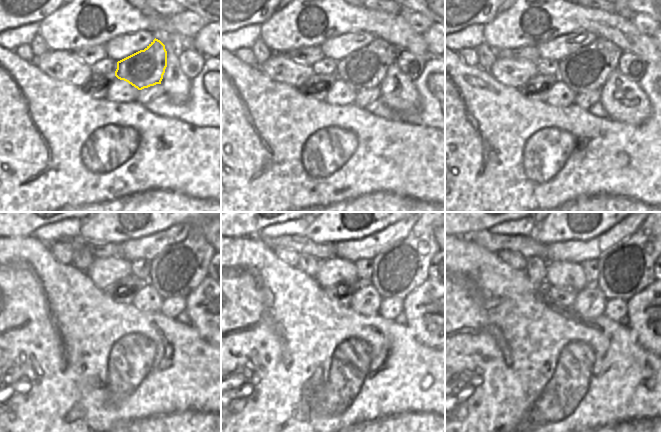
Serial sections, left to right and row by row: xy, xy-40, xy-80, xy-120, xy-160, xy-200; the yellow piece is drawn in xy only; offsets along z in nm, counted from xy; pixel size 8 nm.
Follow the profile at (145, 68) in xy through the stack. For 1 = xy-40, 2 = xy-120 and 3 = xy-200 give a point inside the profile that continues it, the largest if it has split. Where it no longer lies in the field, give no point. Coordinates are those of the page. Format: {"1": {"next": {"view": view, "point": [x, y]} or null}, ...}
{"1": {"next": {"view": "xy-40", "point": [365, 68]}}, "2": {"next": {"view": "xy-120", "point": [179, 269]}}, "3": {"next": {"view": "xy-200", "point": [625, 269]}}}

